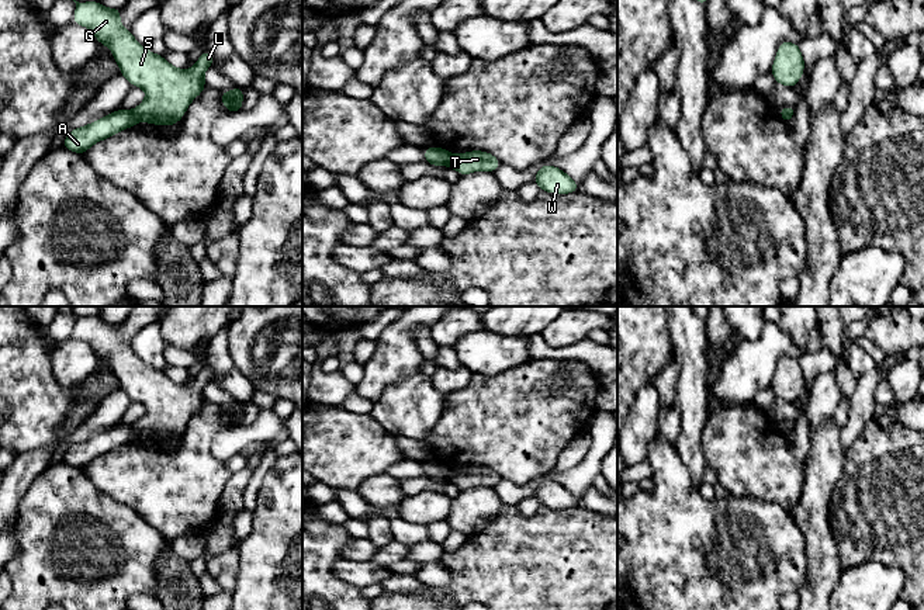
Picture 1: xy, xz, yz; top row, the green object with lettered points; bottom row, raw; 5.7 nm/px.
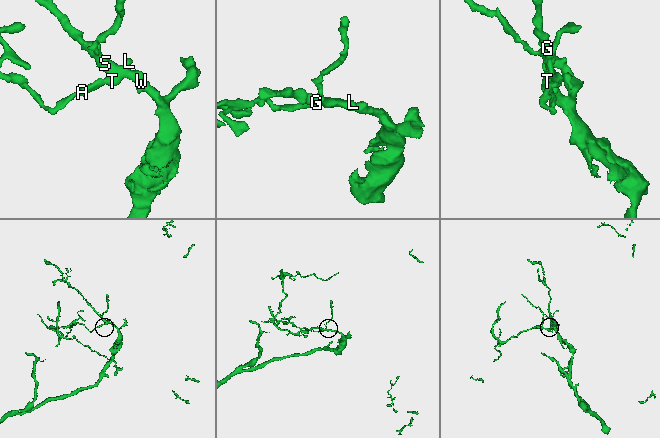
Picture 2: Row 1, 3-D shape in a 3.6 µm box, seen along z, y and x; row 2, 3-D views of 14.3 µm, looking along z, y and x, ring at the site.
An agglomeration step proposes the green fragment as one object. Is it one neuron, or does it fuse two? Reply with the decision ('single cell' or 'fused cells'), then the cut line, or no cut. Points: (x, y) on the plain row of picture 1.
fused cells; cut xy (132, 425), (139, 435)

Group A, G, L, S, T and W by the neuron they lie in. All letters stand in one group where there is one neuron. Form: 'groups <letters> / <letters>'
groups A / G L S T W

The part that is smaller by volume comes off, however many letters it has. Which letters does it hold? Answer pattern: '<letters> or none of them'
A

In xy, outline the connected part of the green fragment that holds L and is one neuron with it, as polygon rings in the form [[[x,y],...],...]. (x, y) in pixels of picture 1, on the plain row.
[[[58,306],[58,309],[60,313],[73,315],[76,318],[76,327],[72,337],[87,342],[100,360],[107,360],[111,364],[121,389],[132,401],[146,406],[146,413],[134,424],[139,436],[163,441],[177,439],[183,433],[190,417],[205,403],[204,388],[212,379],[214,370],[210,365],[204,365],[191,384],[177,384],[172,381],[165,371],[145,364],[134,353],[131,346],[121,340],[121,323],[107,323],[98,316],[79,318],[73,313],[73,306]]]

